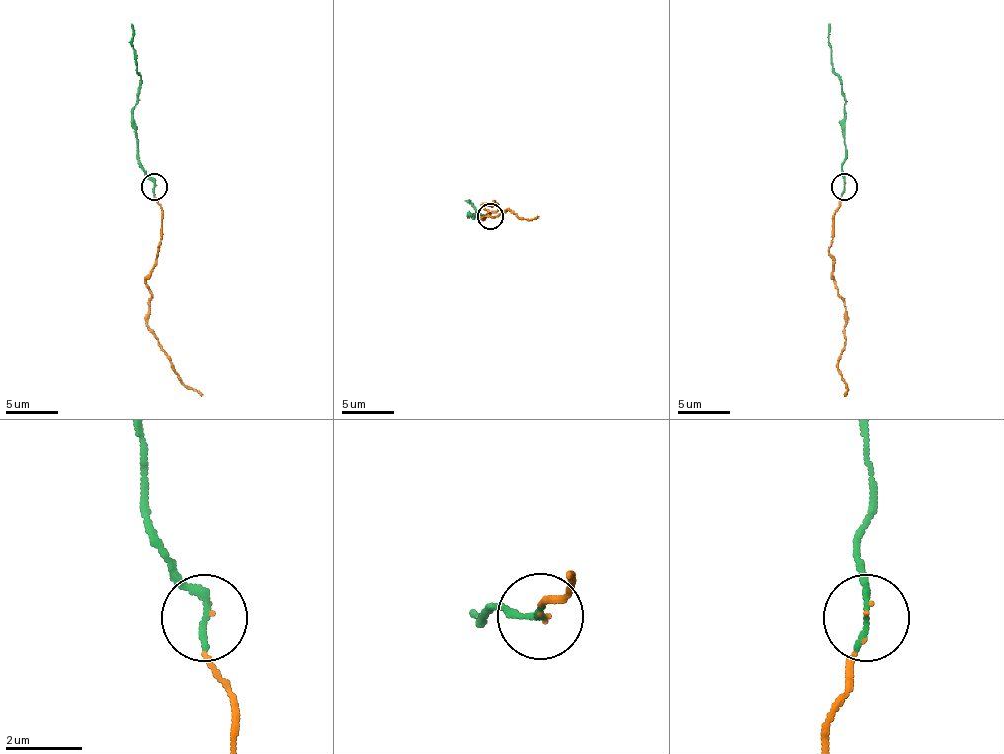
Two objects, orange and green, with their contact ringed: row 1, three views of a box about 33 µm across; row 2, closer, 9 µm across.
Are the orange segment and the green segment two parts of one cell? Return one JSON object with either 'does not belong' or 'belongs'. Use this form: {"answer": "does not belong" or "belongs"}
{"answer": "belongs"}

